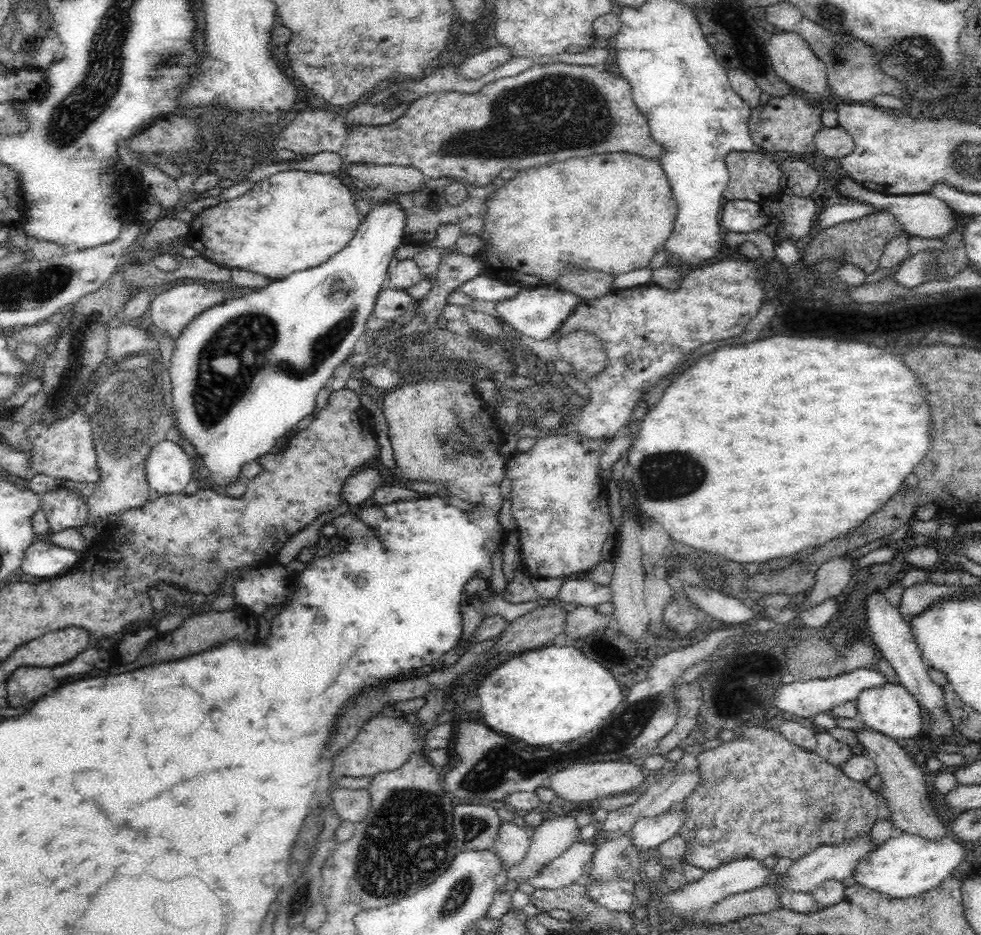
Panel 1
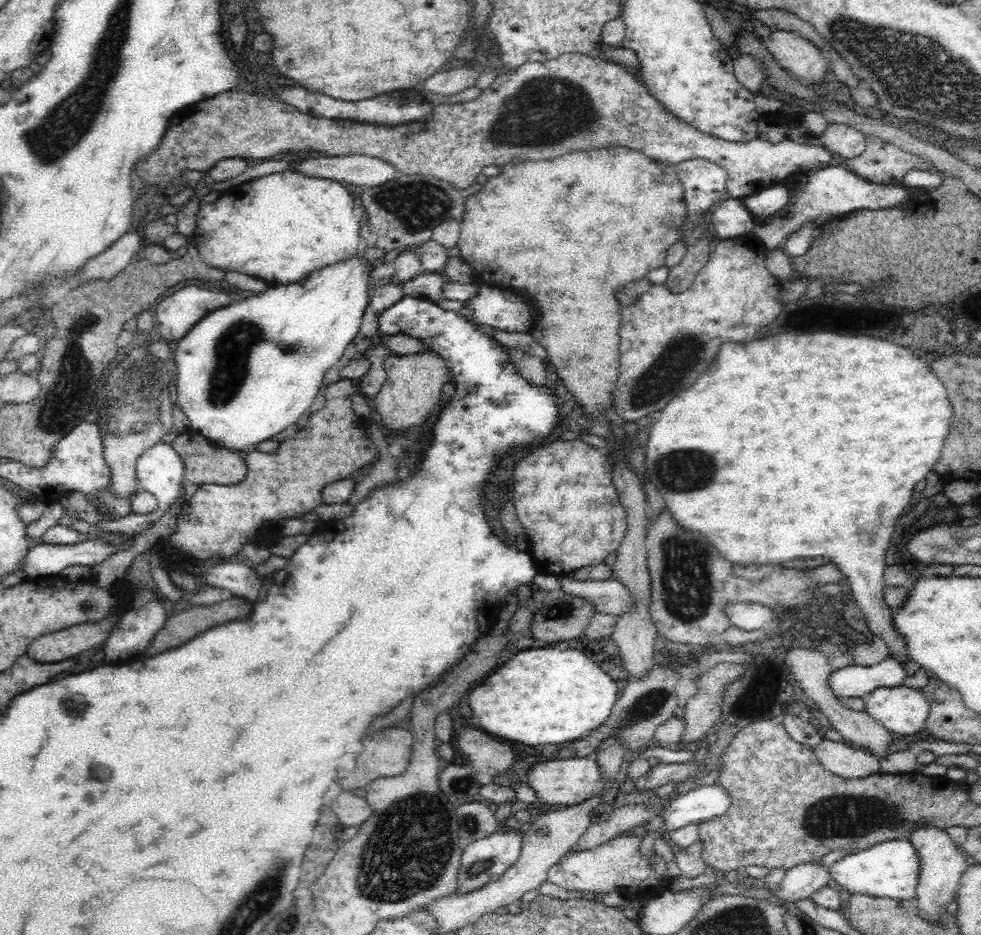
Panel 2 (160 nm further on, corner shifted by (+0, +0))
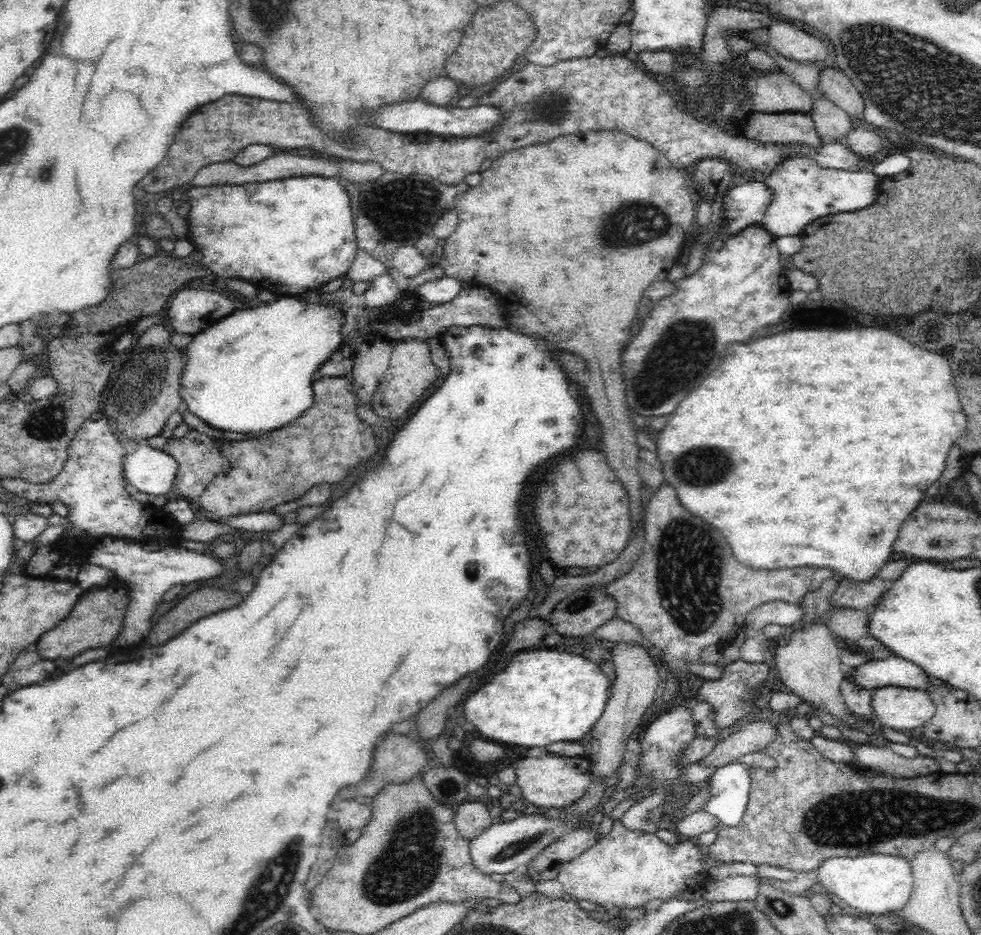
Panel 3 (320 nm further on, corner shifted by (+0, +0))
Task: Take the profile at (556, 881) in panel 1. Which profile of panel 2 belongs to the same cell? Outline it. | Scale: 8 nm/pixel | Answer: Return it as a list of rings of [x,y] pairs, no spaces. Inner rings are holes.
[[[635,832],[616,836],[593,847],[592,850],[581,850],[564,855],[547,872],[547,880],[575,897],[596,897],[617,894],[630,901],[647,902],[673,881],[668,874],[667,864],[663,857],[654,850],[651,856],[640,851],[642,837]]]

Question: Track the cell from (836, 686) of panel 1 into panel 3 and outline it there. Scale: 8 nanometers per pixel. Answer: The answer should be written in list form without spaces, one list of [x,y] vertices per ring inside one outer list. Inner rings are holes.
[[[894,654],[877,661],[866,658],[863,665],[854,668],[853,676],[856,685],[874,691],[890,686],[926,691],[933,685],[932,676],[924,669]]]

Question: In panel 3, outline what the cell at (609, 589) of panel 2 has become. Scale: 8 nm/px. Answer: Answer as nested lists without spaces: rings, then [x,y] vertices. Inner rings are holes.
[[[668,483],[651,495],[644,520],[645,537],[642,556],[628,574],[604,587],[605,592],[617,603],[616,617],[633,624],[660,653],[669,668],[688,670],[690,664],[704,663],[702,653],[709,646],[724,650],[731,636],[742,633],[746,617],[755,608],[772,601],[793,602],[800,605],[806,592],[817,590],[823,580],[832,577],[828,568],[802,566],[780,570],[745,567],[734,558],[726,538],[702,518],[689,513],[681,505],[677,490]]]

